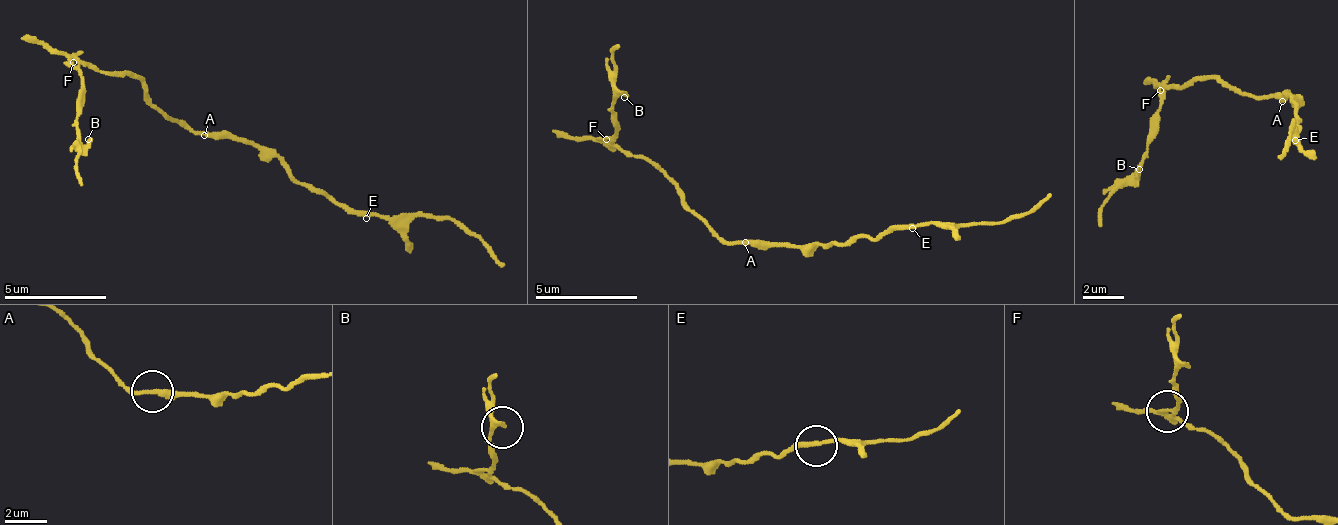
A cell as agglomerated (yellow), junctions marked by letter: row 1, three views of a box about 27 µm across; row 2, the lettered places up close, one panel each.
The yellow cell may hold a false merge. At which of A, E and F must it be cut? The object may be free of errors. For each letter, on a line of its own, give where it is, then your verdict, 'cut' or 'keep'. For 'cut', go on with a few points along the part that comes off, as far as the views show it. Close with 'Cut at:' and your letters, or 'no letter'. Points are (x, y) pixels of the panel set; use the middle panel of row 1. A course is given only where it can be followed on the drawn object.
A: (745, 242) | keep
E: (912, 228) | keep
F: (606, 139) | cut | (605, 138), (617, 126), (611, 53), (617, 43)
Cut at: F

